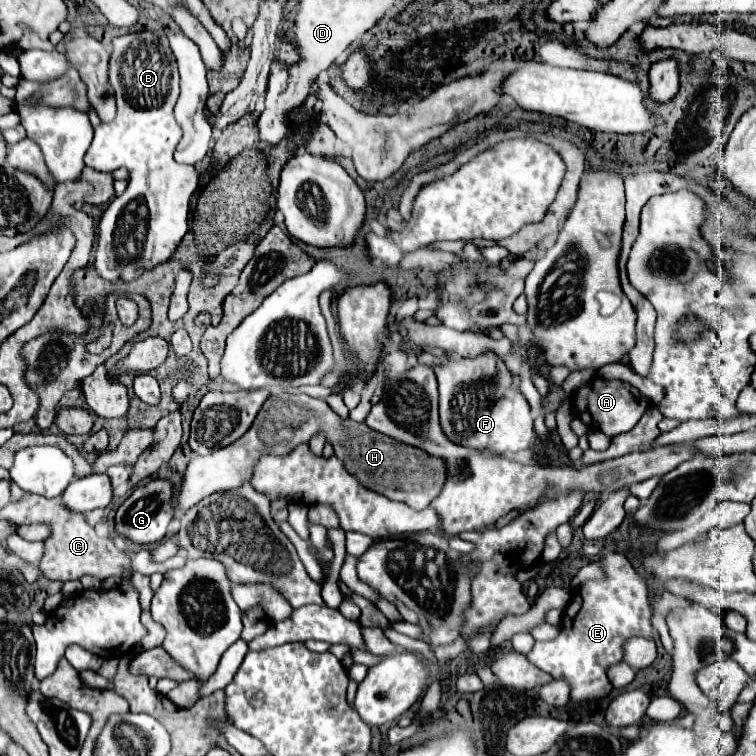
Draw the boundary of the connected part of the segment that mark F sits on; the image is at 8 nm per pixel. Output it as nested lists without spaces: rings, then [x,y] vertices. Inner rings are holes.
[[[486,352],[474,360],[452,358],[444,366],[434,368],[434,372],[440,392],[440,426],[450,442],[496,454],[530,448],[534,440],[530,406],[520,392],[510,390],[512,374],[494,352]]]

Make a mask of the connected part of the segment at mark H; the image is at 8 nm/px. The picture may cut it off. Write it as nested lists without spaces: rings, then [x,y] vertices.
[[[306,394],[282,398],[270,396],[244,438],[238,438],[230,446],[224,446],[208,456],[190,458],[178,494],[178,508],[188,510],[208,494],[240,486],[244,480],[250,480],[252,466],[256,464],[256,458],[260,458],[260,454],[286,454],[300,442],[308,442],[320,430],[326,434],[328,440],[332,440],[334,454],[344,460],[348,472],[354,474],[366,488],[384,494],[390,500],[406,502],[414,510],[428,508],[446,482],[446,462],[442,458],[384,436],[368,428],[366,424],[352,422],[350,418],[342,420],[322,398],[310,398]]]

